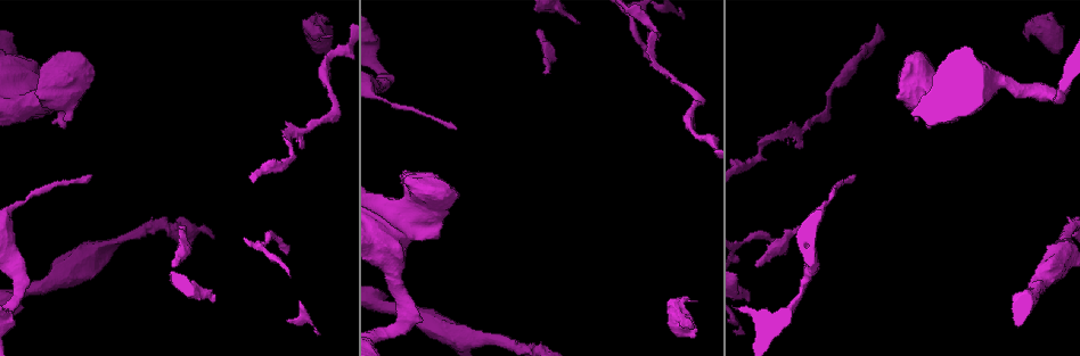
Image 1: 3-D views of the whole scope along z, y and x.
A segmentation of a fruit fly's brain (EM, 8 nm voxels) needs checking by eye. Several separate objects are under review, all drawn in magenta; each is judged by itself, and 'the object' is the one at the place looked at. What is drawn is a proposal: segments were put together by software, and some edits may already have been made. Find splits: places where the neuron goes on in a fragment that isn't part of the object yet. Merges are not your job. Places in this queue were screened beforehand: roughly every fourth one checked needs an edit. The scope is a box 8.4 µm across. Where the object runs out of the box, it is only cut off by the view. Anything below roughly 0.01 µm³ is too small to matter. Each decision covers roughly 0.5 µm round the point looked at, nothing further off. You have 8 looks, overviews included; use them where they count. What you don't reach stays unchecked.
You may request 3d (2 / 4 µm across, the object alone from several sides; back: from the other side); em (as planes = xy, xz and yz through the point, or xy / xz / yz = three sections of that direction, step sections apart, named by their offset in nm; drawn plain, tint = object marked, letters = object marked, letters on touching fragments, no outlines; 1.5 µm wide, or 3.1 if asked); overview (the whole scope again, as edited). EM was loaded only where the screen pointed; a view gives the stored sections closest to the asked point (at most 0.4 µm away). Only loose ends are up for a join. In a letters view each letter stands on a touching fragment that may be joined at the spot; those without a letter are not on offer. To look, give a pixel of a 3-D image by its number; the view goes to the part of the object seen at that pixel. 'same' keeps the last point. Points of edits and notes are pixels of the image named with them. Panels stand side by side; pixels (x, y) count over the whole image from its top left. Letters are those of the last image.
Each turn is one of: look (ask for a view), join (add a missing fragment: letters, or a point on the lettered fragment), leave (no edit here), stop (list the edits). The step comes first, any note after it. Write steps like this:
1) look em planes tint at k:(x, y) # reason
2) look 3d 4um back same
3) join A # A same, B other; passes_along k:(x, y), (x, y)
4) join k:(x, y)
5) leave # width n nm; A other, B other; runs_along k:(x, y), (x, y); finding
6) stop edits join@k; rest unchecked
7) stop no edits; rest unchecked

look 3d 2um at 1:(547, 72) # thin end

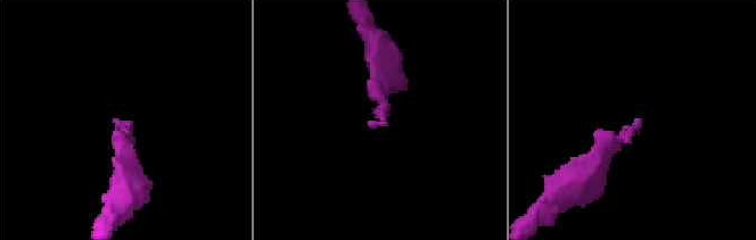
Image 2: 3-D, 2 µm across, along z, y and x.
look em xy step 8 tint at 2:(374, 129) # shape alone is not enough

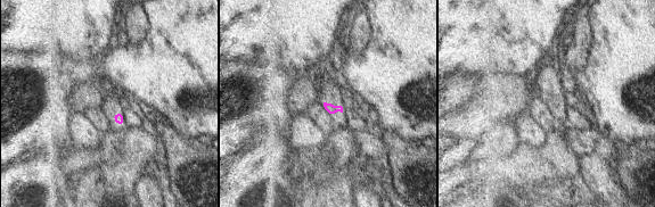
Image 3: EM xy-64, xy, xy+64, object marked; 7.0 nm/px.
look em planes letters same # another direction

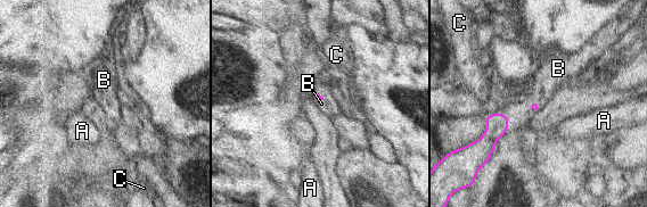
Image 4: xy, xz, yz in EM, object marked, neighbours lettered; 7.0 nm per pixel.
join B # A other, B same, C other; the neuron continues

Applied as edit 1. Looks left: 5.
look 3d 2um at 1:(91, 176) # end of a long branch

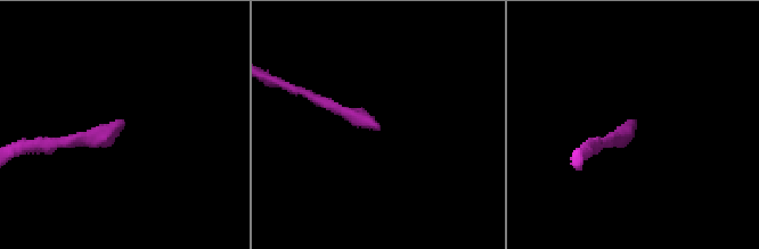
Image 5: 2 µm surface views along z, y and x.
look em planes letters at 5:(635, 122)

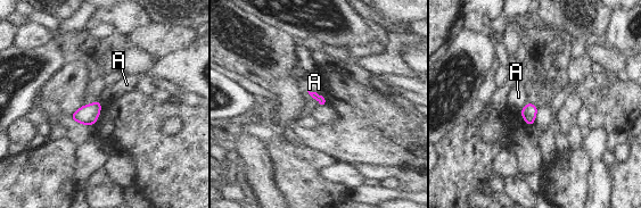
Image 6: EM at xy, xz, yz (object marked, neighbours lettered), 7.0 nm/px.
leave # A other; border 6:(307, 90), (315, 91), (323, 98); no lettered fragment goes on from it

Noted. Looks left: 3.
stop edits join@4; rest unchecked

